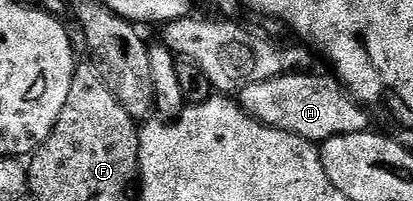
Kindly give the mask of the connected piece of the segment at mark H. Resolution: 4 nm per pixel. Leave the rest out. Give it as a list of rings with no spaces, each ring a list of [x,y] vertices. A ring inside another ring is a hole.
[[[310,73],[282,74],[279,78],[253,82],[237,91],[236,101],[243,112],[252,115],[257,122],[263,122],[272,128],[280,128],[280,132],[292,132],[292,136],[300,136],[315,144],[321,144],[330,138],[345,134],[364,134],[371,129],[370,118],[366,115],[369,113],[359,103],[355,102],[333,77],[330,77],[331,79],[321,78],[318,74]]]

